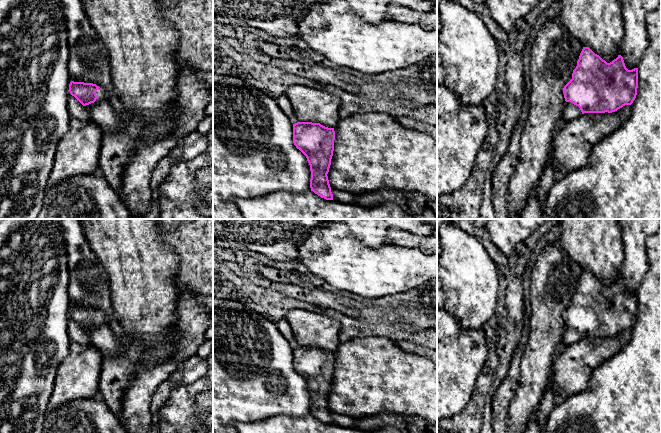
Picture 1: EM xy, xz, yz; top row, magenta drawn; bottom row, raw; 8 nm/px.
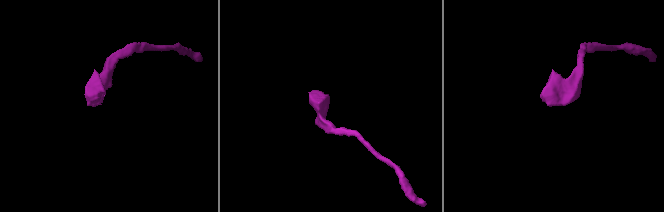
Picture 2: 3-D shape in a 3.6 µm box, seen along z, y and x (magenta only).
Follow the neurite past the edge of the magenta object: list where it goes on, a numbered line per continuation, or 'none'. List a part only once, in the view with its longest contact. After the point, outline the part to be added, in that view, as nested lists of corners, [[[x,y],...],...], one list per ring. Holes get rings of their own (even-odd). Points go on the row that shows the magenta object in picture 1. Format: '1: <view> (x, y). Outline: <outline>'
1: yz (571, 111). Outline: [[[566,102],[564,107],[564,112],[562,115],[565,122],[569,122],[581,115],[582,115],[582,112],[578,106],[574,105],[571,102]]]

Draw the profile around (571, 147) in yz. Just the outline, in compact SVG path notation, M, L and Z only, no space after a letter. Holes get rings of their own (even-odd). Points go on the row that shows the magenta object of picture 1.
M625 105L612 113L584 113L566 122L565 126L554 133L550 148L550 161L554 170L565 174L583 168L589 161L593 148L607 136L611 135L630 117L631 105Z

